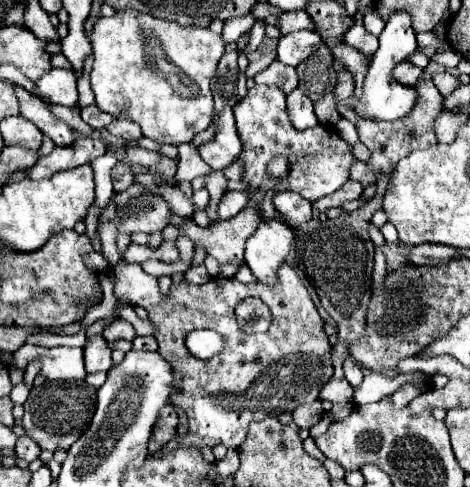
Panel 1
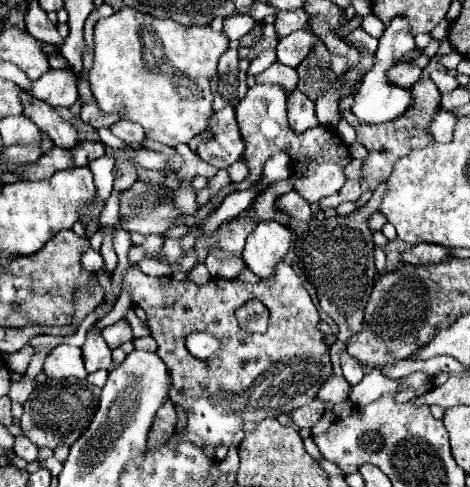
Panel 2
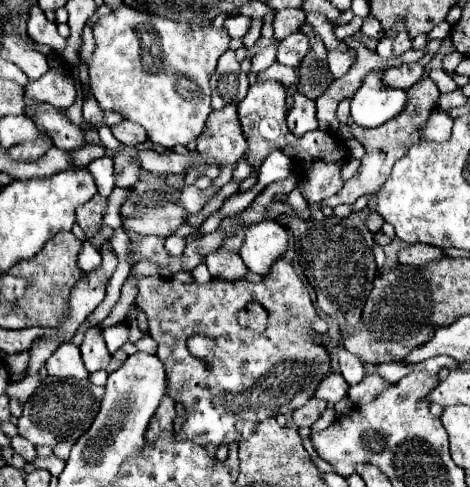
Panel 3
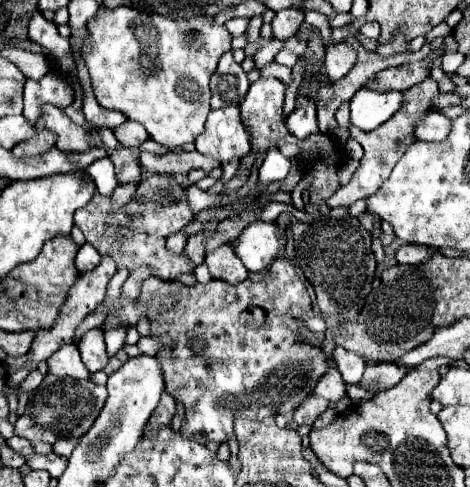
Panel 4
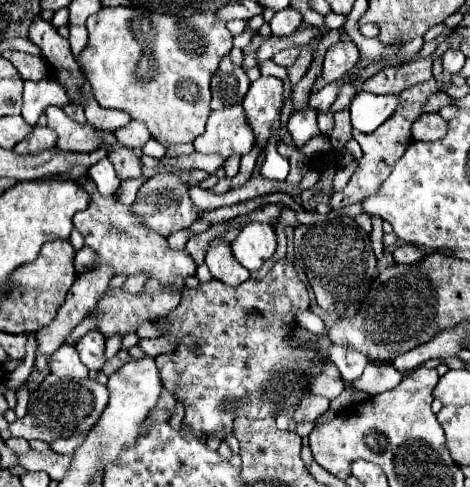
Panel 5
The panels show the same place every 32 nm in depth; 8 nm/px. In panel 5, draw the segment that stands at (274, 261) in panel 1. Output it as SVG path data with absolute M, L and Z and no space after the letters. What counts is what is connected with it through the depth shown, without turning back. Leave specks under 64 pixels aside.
M248 222L240 234L230 242L234 258L250 272L260 270L276 250L276 232L270 224Z

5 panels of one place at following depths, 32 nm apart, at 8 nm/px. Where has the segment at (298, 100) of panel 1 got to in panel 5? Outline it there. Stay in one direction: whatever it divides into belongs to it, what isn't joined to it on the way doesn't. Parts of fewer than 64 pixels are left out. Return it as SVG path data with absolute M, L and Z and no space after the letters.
M304 108L302 112L296 112L288 120L288 132L294 138L296 148L302 148L308 140L312 140L316 134L320 134L316 124L316 114L310 108Z

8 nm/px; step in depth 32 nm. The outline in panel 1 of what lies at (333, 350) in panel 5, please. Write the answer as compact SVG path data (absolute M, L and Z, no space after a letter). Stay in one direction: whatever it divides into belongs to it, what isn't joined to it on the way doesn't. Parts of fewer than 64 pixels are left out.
M344 358L344 378L352 384L352 386L358 386L364 378L364 372L362 372L362 366L356 364L352 358Z

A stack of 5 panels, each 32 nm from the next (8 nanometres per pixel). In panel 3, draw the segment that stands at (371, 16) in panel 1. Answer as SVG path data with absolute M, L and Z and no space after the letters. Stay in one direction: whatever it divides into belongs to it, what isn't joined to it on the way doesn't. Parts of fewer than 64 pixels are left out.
M366 18L364 24L362 24L362 30L360 30L360 32L366 34L366 36L370 36L370 38L374 38L374 40L378 40L378 36L382 36L382 26L378 24L378 20Z

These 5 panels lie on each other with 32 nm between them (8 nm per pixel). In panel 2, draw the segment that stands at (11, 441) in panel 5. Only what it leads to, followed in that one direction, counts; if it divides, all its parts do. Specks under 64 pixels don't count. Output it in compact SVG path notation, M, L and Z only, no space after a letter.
M16 436L14 438L14 452L24 458L26 462L34 462L38 458L38 446L32 444L26 436Z

